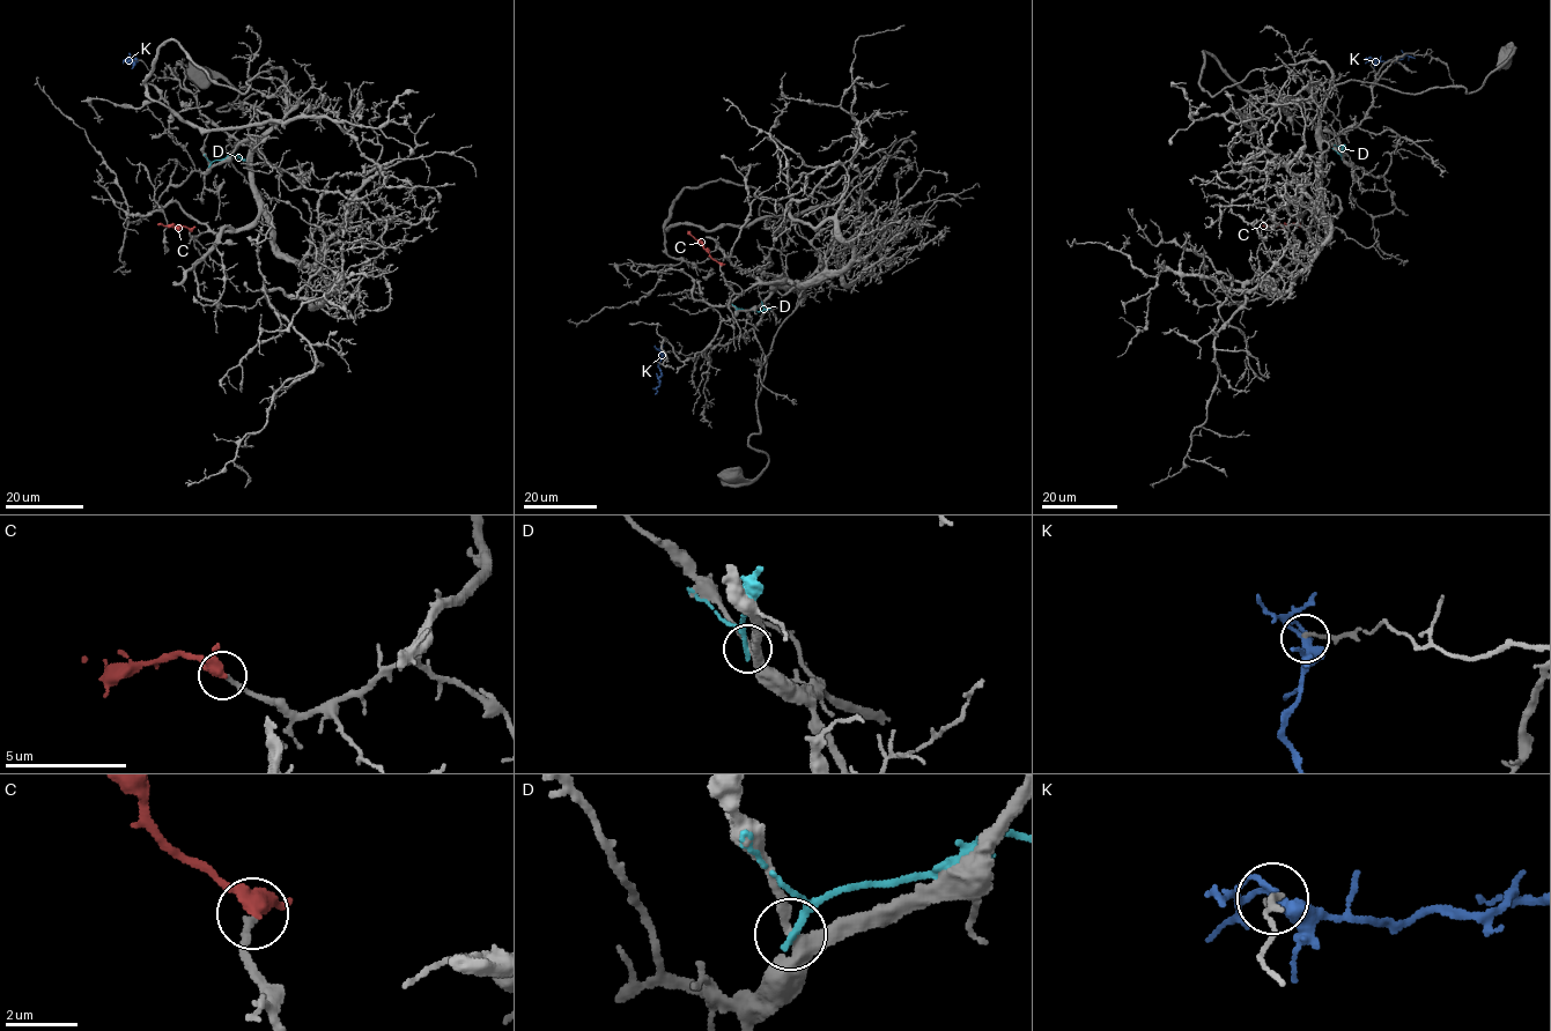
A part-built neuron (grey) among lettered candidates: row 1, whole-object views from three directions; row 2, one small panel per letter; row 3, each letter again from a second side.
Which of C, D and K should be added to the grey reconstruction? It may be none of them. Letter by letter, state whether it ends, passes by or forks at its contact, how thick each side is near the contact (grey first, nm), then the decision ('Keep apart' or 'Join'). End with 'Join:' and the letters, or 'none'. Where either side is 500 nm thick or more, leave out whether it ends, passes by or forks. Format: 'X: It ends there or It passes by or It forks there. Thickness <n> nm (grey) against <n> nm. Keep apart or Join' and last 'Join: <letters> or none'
C: It passes by. Thickness 200 nm (grey) against 380 nm. Join
D: It passes by. Thickness 240 nm (grey) against 160 nm. Keep apart
K: It passes by. Thickness 140 nm (grey) against 360 nm. Keep apart
Join: C

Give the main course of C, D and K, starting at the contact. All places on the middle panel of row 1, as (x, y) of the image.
C: (721, 265), (687, 230)
D: (736, 309), (761, 311), (761, 301)
K: (662, 353), (655, 394)

